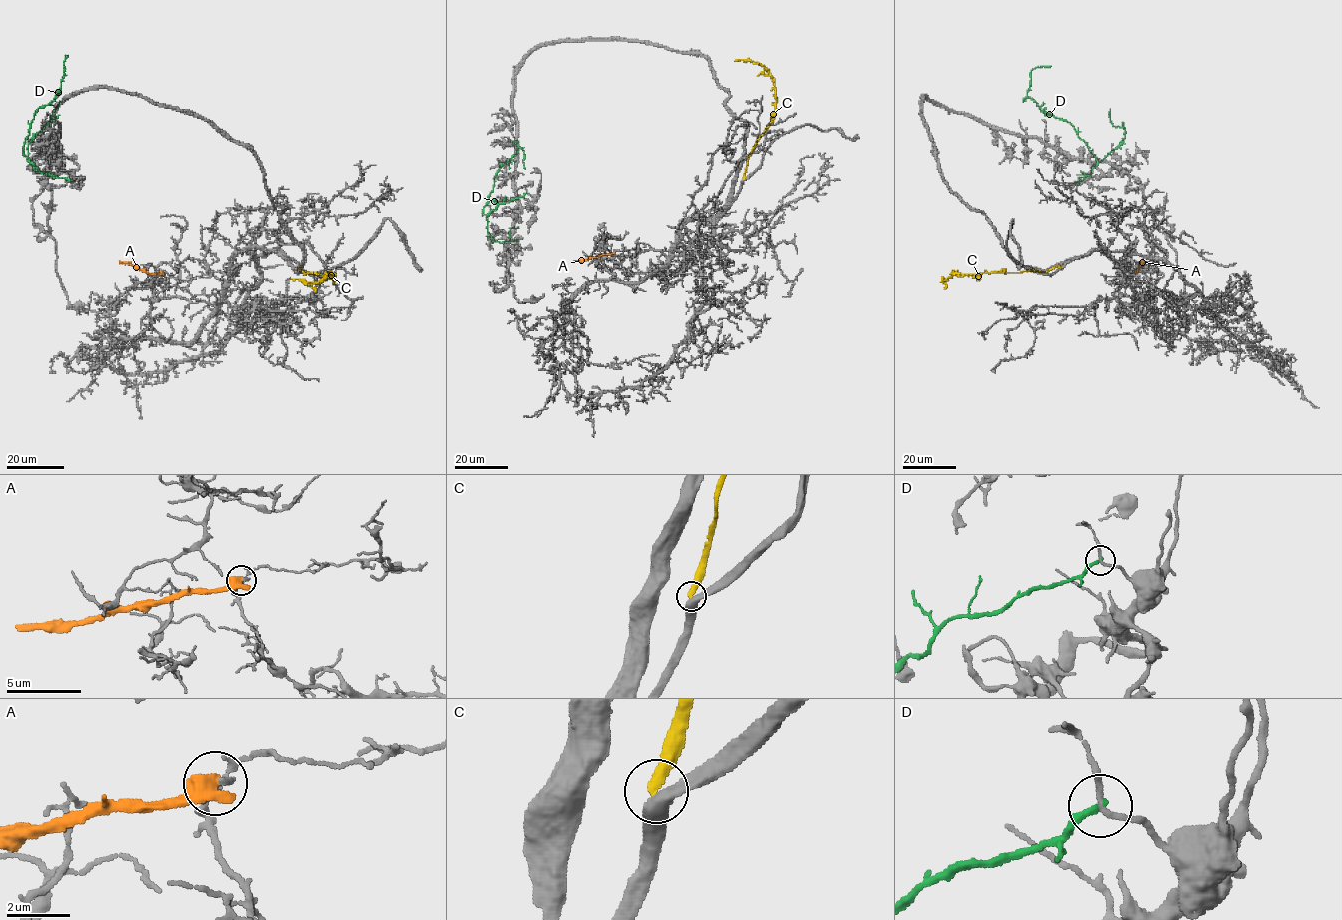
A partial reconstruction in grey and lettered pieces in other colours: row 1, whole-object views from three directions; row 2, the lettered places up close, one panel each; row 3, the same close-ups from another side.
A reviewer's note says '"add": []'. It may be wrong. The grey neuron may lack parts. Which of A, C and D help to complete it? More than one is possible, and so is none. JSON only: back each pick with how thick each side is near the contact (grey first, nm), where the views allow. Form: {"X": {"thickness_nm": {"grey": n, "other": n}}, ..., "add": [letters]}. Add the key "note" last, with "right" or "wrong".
{"add": [], "note": "right"}

